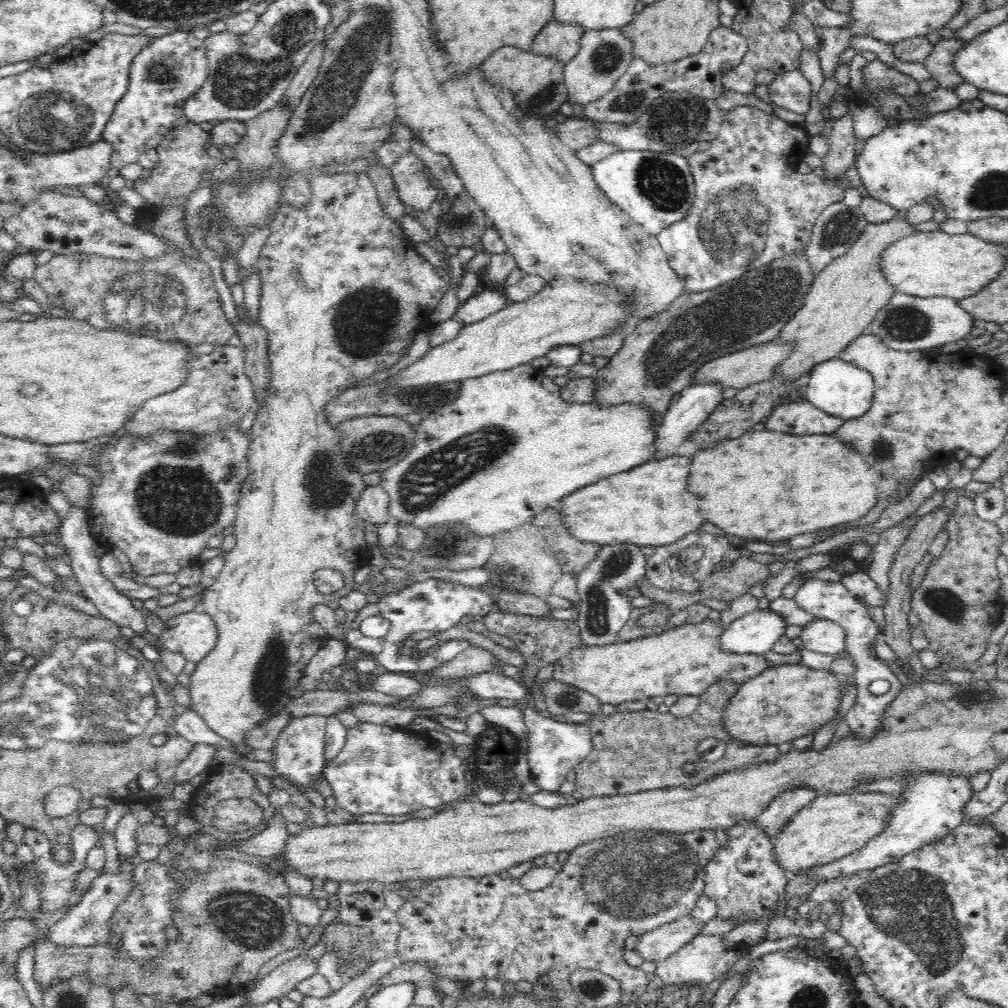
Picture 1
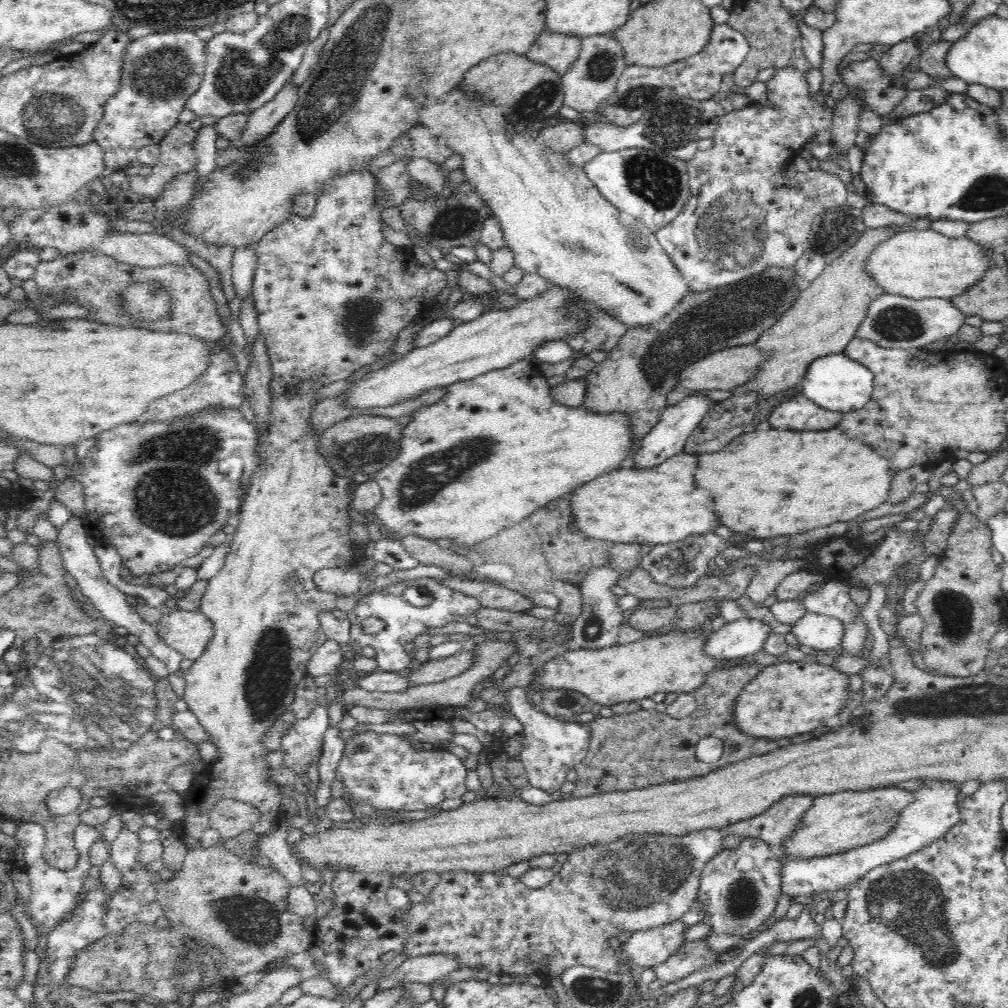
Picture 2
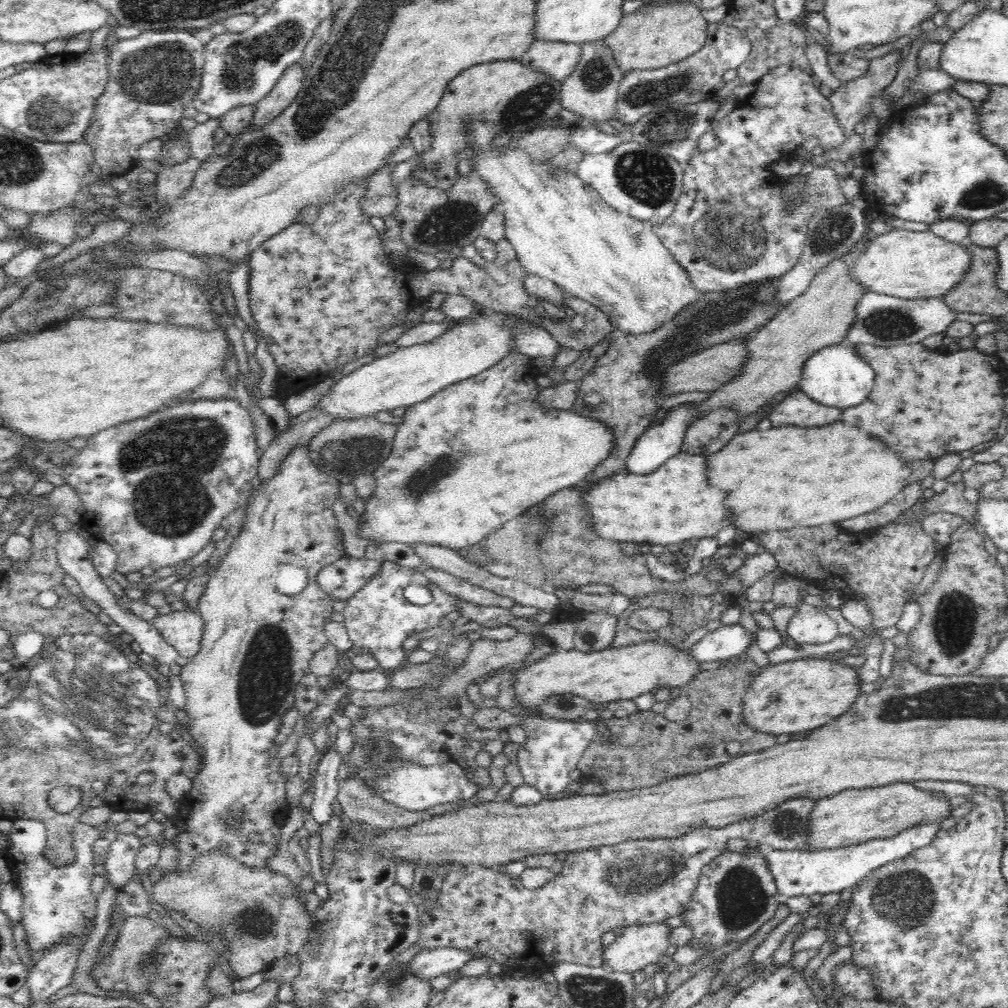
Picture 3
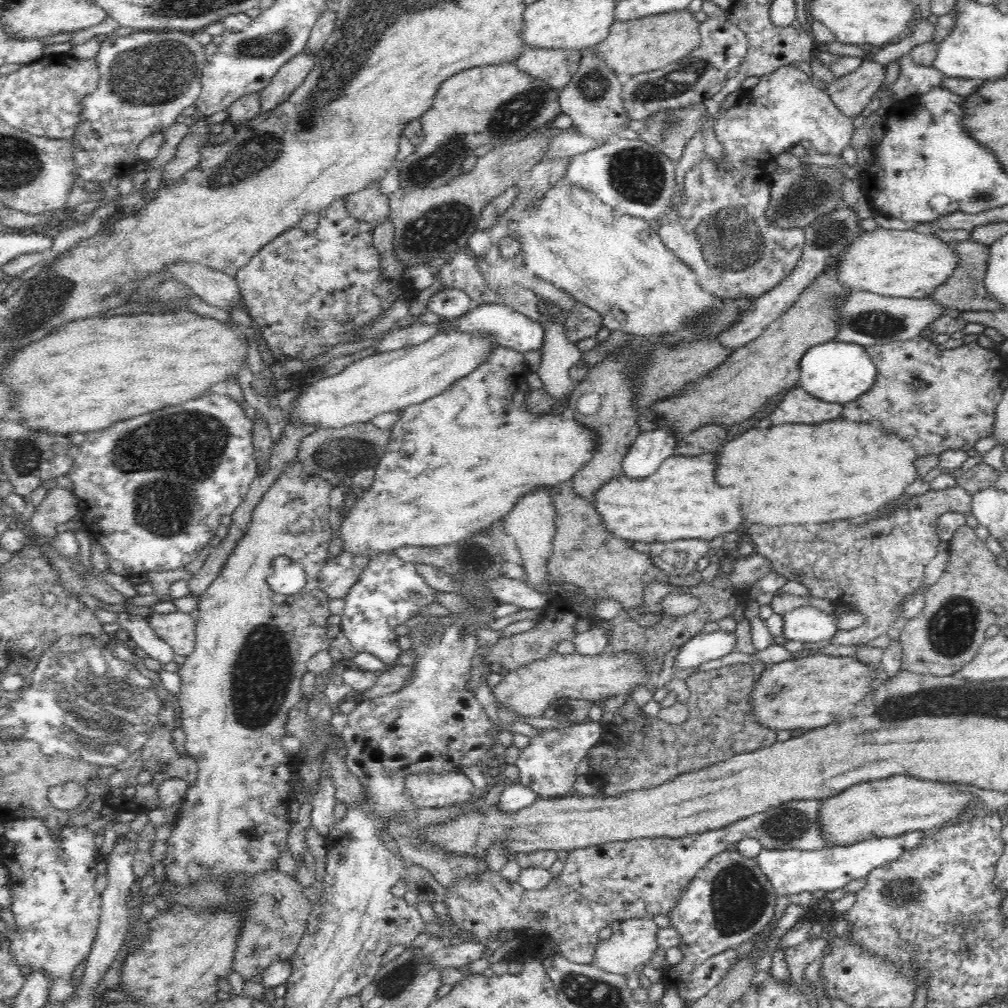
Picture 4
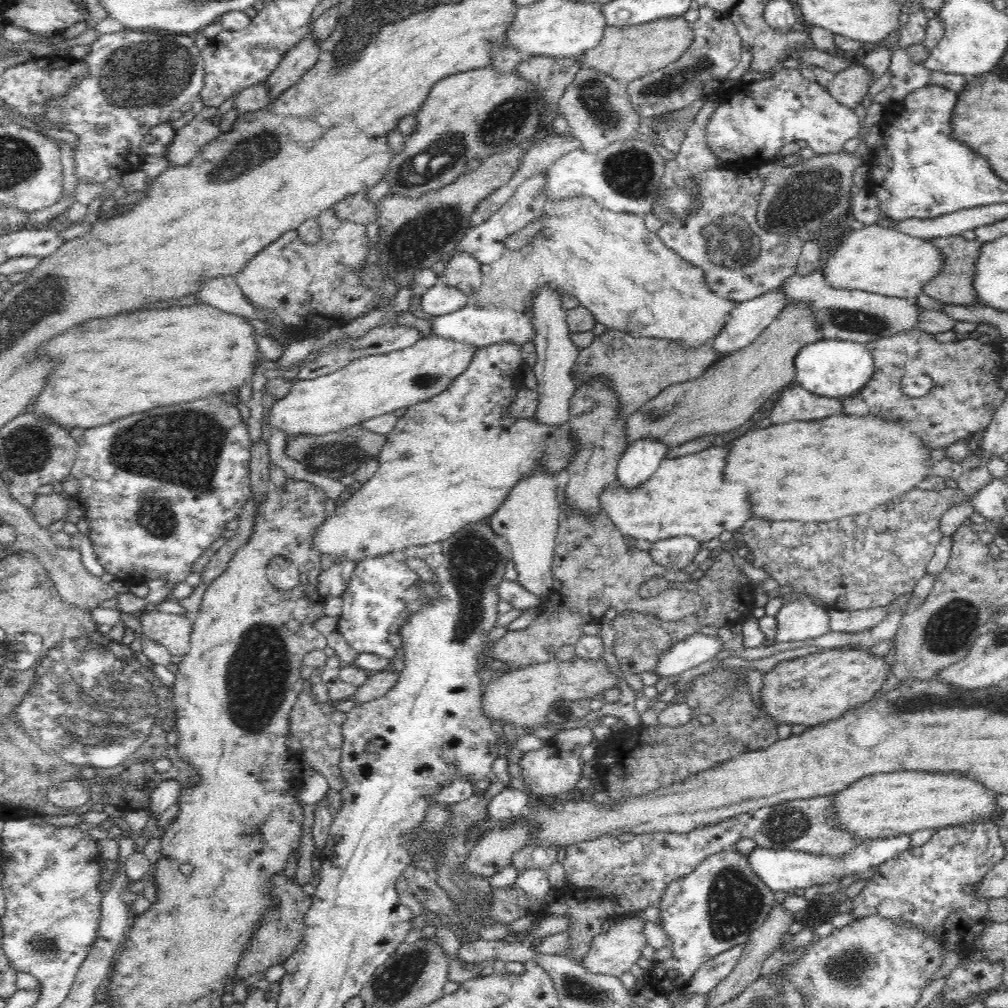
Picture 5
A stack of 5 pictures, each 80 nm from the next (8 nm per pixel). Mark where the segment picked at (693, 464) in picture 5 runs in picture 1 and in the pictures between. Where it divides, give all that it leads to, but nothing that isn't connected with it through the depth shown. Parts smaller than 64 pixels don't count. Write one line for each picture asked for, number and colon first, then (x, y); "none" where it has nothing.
1: (650, 505)
2: (659, 505)
3: (675, 503)
4: (680, 500)

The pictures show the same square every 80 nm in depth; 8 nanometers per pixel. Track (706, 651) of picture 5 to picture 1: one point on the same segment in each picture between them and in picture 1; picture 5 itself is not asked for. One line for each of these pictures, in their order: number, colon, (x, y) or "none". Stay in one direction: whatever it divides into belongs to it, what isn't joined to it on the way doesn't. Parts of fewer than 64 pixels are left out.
1: (755, 633)
2: (742, 637)
3: (728, 641)
4: (704, 647)

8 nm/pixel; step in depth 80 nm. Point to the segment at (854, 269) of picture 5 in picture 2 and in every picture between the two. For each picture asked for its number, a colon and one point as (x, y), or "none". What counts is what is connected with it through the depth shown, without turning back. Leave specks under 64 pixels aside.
2: (917, 264)
3: (901, 263)
4: (895, 263)

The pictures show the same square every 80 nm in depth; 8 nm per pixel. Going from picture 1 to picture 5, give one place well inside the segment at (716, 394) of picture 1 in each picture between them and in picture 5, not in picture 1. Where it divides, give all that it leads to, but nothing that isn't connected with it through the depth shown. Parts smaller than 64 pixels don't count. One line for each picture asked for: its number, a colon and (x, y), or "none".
2: (667, 437)
3: (660, 442)
4: (650, 449)
5: (641, 459)

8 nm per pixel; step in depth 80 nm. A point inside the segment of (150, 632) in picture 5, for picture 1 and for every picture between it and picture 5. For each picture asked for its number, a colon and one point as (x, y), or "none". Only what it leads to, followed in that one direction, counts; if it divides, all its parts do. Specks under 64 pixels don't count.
1: (193, 634)
2: (187, 632)
3: (182, 629)
4: (178, 629)

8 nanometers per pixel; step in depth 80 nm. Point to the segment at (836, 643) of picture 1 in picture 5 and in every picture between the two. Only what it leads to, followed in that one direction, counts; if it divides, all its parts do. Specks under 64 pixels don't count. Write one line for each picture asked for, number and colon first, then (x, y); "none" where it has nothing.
2: (818, 631)
3: (809, 624)
4: (807, 624)
5: (801, 619)

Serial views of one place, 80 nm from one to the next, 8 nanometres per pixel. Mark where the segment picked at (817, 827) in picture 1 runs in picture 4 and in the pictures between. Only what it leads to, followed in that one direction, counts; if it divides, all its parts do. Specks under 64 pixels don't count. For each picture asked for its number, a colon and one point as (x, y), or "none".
2: (843, 821)
3: (853, 816)
4: (896, 805)

